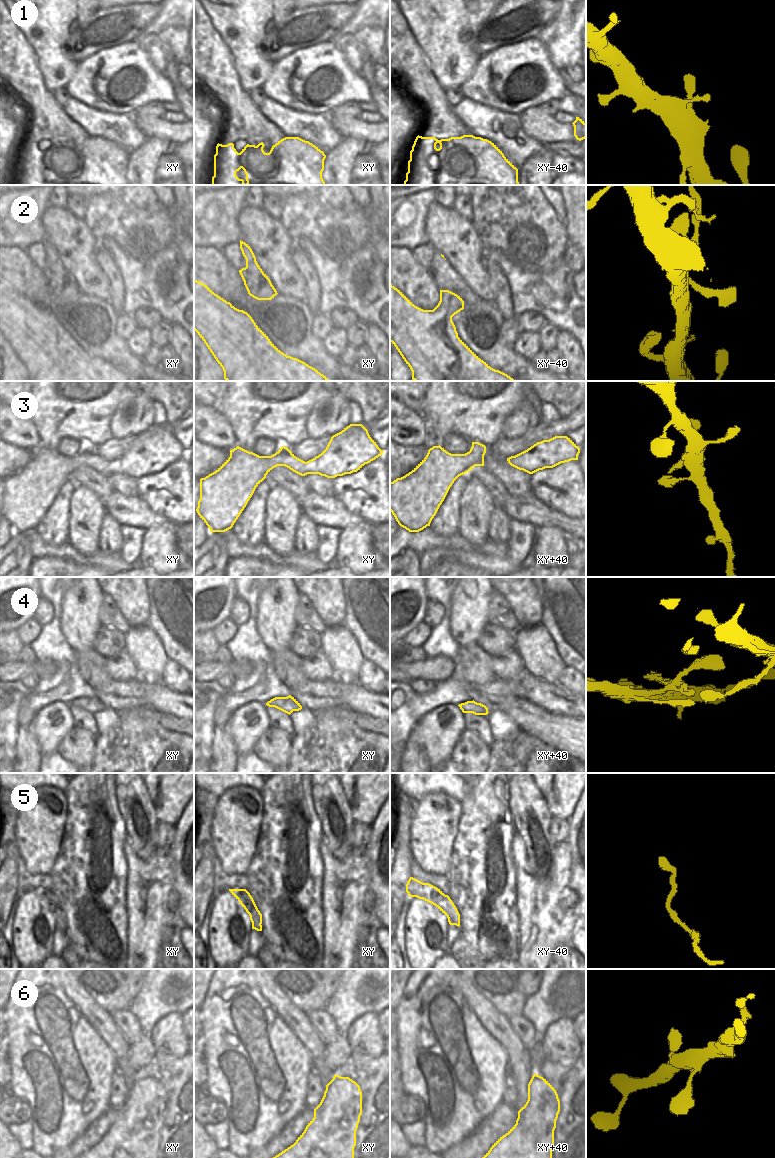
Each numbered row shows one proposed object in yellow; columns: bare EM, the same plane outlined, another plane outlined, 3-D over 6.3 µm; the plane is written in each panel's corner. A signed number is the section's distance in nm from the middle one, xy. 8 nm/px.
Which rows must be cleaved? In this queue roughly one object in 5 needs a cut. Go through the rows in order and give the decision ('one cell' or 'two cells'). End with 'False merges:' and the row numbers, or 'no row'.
1: one cell
2: one cell
3: one cell
4: one cell
5: two cells
6: one cell
False merges: 5

